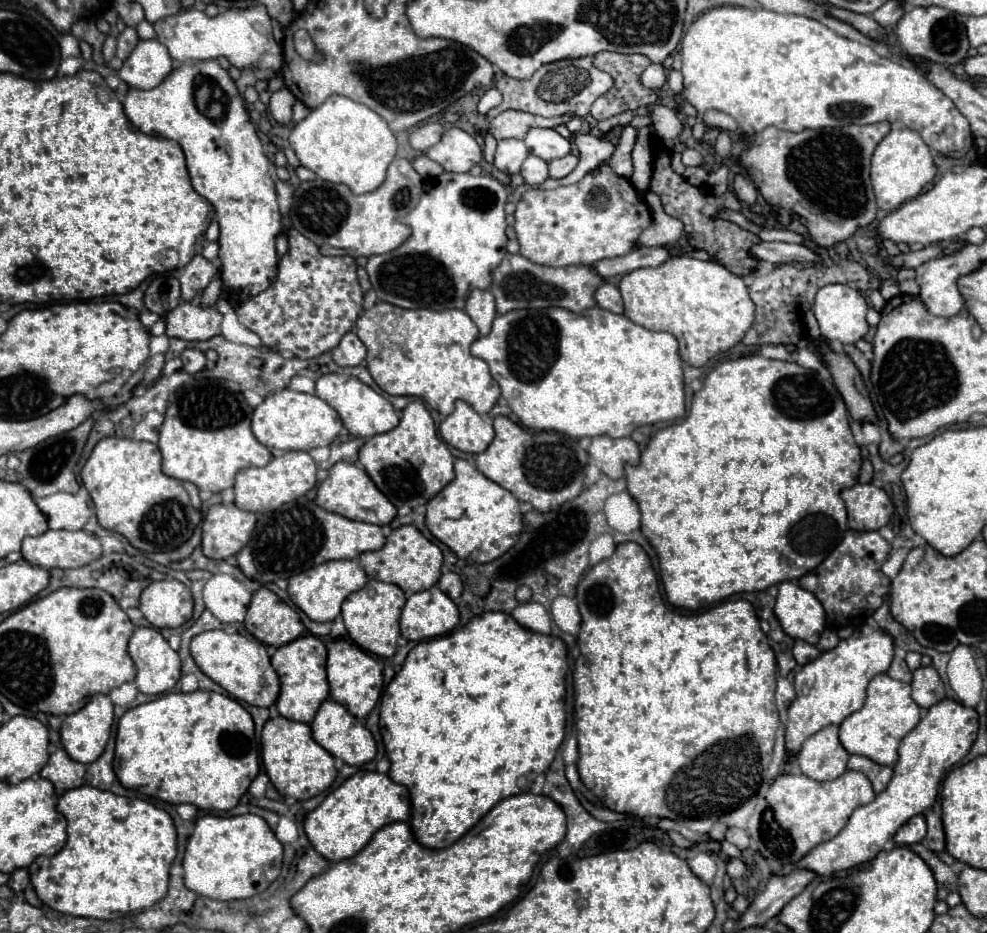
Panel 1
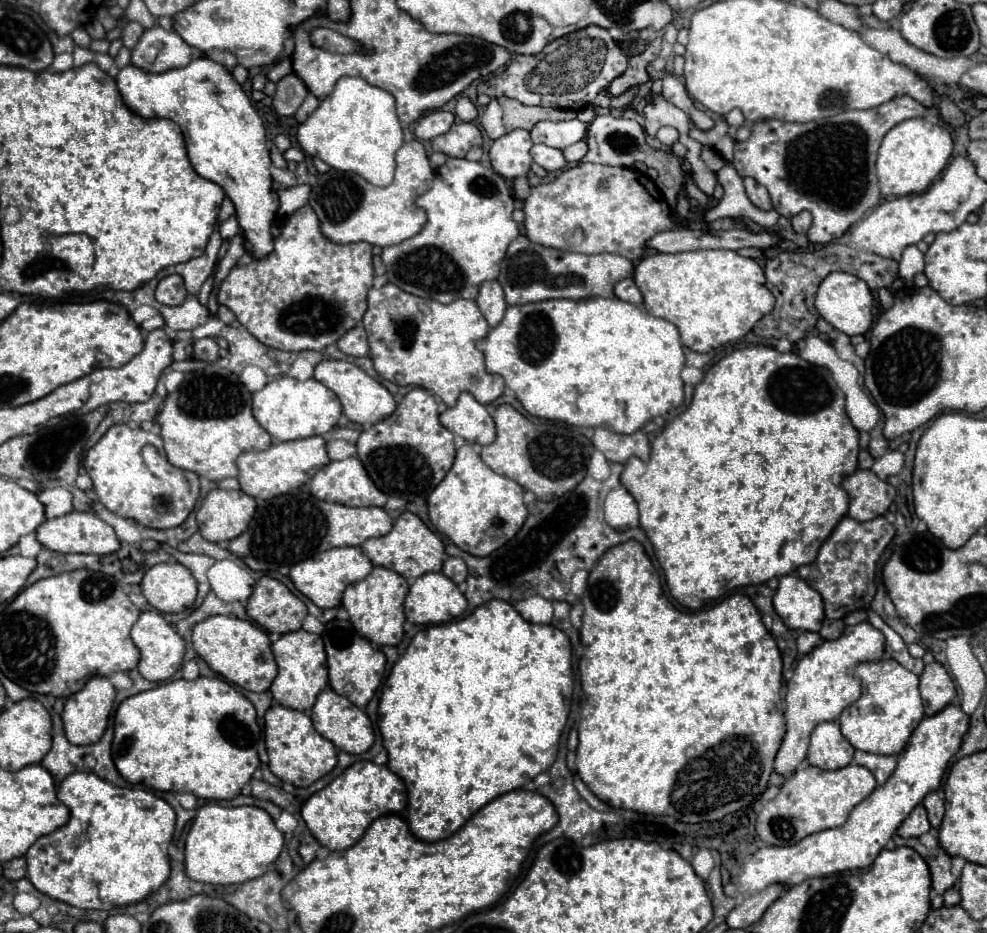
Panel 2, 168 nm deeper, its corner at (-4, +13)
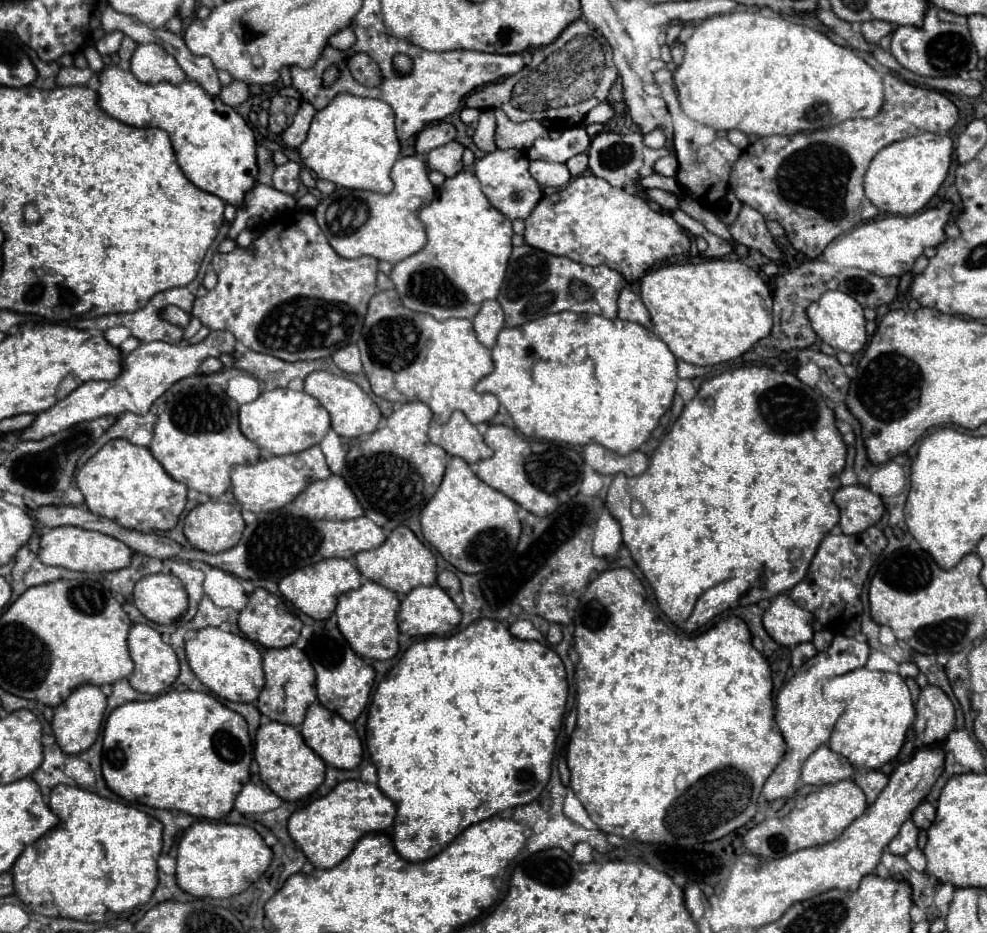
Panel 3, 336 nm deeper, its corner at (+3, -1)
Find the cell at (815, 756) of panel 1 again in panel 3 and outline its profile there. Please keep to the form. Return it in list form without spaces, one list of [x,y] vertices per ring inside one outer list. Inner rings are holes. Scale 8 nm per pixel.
[[[823,745],[803,763],[801,781],[807,785],[829,785],[849,779],[851,775],[853,765],[843,755],[837,755],[827,745]]]

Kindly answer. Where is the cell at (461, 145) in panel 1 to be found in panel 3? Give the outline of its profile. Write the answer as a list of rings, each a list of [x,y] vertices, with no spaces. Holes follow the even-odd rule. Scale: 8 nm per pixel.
[[[451,141],[447,145],[433,149],[427,157],[427,165],[429,165],[429,169],[443,173],[445,177],[453,177],[463,169],[463,163],[461,163],[463,151],[465,151],[465,147],[461,143]]]

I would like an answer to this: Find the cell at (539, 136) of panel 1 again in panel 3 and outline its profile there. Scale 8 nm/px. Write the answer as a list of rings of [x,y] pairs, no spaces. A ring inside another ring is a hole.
[[[579,125],[579,127],[567,129],[559,139],[537,139],[533,147],[527,151],[527,157],[531,161],[543,159],[551,163],[567,163],[573,155],[585,153],[589,149],[589,143],[591,143],[591,137]]]

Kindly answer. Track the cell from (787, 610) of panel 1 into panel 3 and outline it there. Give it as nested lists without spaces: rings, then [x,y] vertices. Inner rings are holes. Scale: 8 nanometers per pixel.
[[[787,593],[771,599],[771,607],[763,615],[763,625],[771,639],[785,647],[813,639],[813,615],[797,607]]]

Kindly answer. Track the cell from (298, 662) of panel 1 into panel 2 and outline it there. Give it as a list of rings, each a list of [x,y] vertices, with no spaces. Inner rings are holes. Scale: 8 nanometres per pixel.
[[[300,629],[300,631],[284,633],[276,643],[272,643],[271,649],[278,663],[278,677],[270,687],[274,699],[280,705],[296,711],[310,711],[312,705],[316,703],[318,693],[328,687],[328,667],[326,667],[322,637]]]

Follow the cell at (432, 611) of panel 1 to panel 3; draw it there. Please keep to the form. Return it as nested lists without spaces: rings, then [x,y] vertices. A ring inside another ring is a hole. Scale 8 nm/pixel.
[[[439,585],[415,587],[401,601],[397,623],[407,635],[445,635],[459,625],[461,611]]]

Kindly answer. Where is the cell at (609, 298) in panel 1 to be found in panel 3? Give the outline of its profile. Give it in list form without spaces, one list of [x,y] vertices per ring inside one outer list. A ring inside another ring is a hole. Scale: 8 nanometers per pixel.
[[[623,289],[619,295],[619,317],[625,321],[639,323],[647,329],[651,327],[651,315],[649,315],[647,307],[643,305],[641,297],[637,293],[633,293],[631,289]]]

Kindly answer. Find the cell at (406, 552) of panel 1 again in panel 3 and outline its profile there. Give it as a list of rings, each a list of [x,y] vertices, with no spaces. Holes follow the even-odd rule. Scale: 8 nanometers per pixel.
[[[397,527],[391,531],[391,535],[387,537],[387,541],[371,551],[361,551],[355,555],[355,563],[357,569],[371,581],[395,591],[395,593],[409,593],[411,589],[419,587],[419,585],[433,585],[435,583],[435,575],[433,573],[433,565],[437,565],[435,555],[415,537],[415,533],[409,527]]]

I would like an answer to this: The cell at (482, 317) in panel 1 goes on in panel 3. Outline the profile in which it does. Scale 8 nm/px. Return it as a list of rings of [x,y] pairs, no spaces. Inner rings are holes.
[[[485,301],[481,305],[481,311],[473,317],[473,325],[475,325],[479,341],[487,349],[491,349],[497,343],[499,331],[505,327],[501,305],[497,301]]]

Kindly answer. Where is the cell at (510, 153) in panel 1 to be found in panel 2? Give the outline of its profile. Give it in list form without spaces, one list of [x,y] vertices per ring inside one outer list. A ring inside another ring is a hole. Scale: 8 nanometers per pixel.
[[[516,129],[502,135],[490,147],[490,161],[494,171],[500,173],[504,179],[514,181],[512,187],[516,191],[516,199],[522,201],[530,195],[530,185],[526,179],[532,165],[530,147],[532,147],[530,133],[524,129]]]

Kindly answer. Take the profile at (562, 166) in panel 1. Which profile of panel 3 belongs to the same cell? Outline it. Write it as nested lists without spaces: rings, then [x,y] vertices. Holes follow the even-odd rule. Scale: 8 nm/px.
[[[579,153],[579,155],[571,157],[565,165],[567,165],[567,169],[571,171],[573,177],[579,177],[579,175],[587,173],[587,169],[589,169],[589,157],[587,157],[587,153]]]

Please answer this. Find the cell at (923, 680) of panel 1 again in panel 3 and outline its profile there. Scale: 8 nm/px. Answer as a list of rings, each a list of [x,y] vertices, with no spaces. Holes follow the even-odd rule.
[[[939,687],[921,689],[915,705],[915,733],[925,747],[933,743],[945,743],[947,735],[955,729],[955,707]]]

